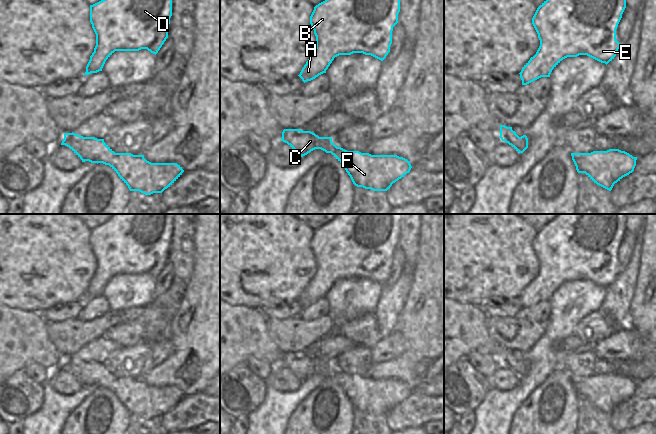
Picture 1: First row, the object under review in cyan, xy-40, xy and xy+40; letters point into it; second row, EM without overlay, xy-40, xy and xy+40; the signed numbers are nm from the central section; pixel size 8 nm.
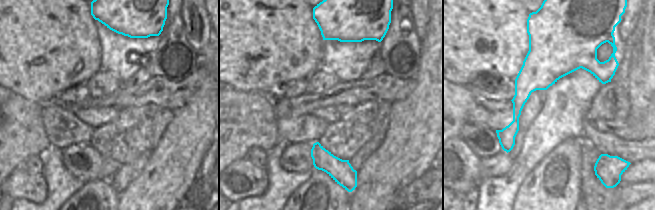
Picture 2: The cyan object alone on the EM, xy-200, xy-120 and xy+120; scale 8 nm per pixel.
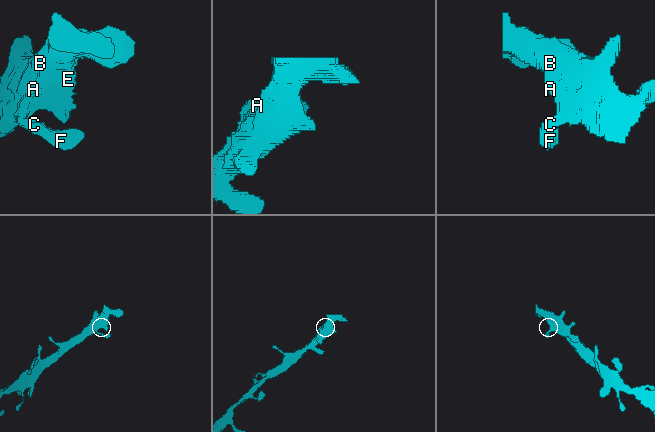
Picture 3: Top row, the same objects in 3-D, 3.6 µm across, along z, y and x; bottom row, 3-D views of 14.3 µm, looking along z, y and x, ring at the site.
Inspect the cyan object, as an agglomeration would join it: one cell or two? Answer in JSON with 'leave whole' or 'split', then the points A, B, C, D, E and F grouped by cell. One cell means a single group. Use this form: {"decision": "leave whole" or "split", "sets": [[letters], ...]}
{"decision": "leave whole", "sets": [["A", "B", "C", "D", "E", "F"]]}

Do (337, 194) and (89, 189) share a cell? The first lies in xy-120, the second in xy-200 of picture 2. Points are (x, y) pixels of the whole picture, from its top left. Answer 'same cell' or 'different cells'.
same cell

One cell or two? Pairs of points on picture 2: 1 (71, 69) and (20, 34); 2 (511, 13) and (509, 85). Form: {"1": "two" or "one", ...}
{"1": "one", "2": "two"}

